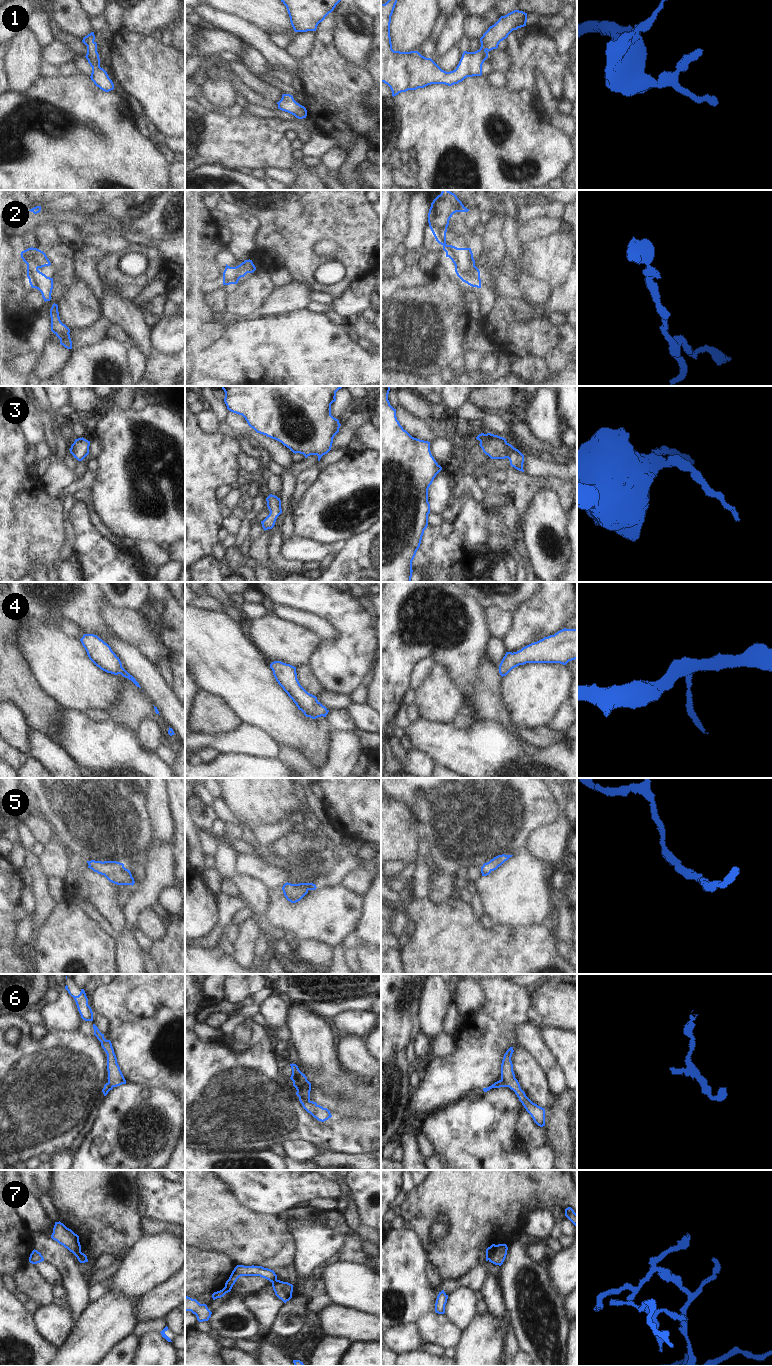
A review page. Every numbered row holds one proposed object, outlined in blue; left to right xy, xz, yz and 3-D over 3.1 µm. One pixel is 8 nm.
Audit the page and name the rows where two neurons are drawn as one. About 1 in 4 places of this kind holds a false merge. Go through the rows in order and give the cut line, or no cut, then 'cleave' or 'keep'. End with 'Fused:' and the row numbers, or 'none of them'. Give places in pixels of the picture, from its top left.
1: no cut; keep
2: no cut; keep
3: no cut; keep
4: no cut; keep
5: no cut; keep
6: no cut; keep
7: cut in yz along (499, 1244), (487, 1259); cleave
Fused: 7

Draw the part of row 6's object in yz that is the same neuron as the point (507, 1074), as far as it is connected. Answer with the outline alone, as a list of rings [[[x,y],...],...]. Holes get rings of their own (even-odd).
[[[510,1047],[504,1054],[501,1064],[501,1079],[487,1088],[483,1088],[484,1092],[492,1088],[509,1087],[515,1092],[519,1101],[522,1103],[526,1111],[531,1115],[534,1122],[540,1126],[545,1126],[545,1109],[533,1103],[521,1089],[518,1080],[515,1078],[511,1057],[514,1050]]]

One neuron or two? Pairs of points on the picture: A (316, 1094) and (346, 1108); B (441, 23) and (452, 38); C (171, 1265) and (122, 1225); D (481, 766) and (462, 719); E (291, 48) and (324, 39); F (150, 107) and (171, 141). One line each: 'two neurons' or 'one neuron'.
A: one neuron
B: two neurons
C: two neurons
D: two neurons
E: two neurons
F: two neurons

